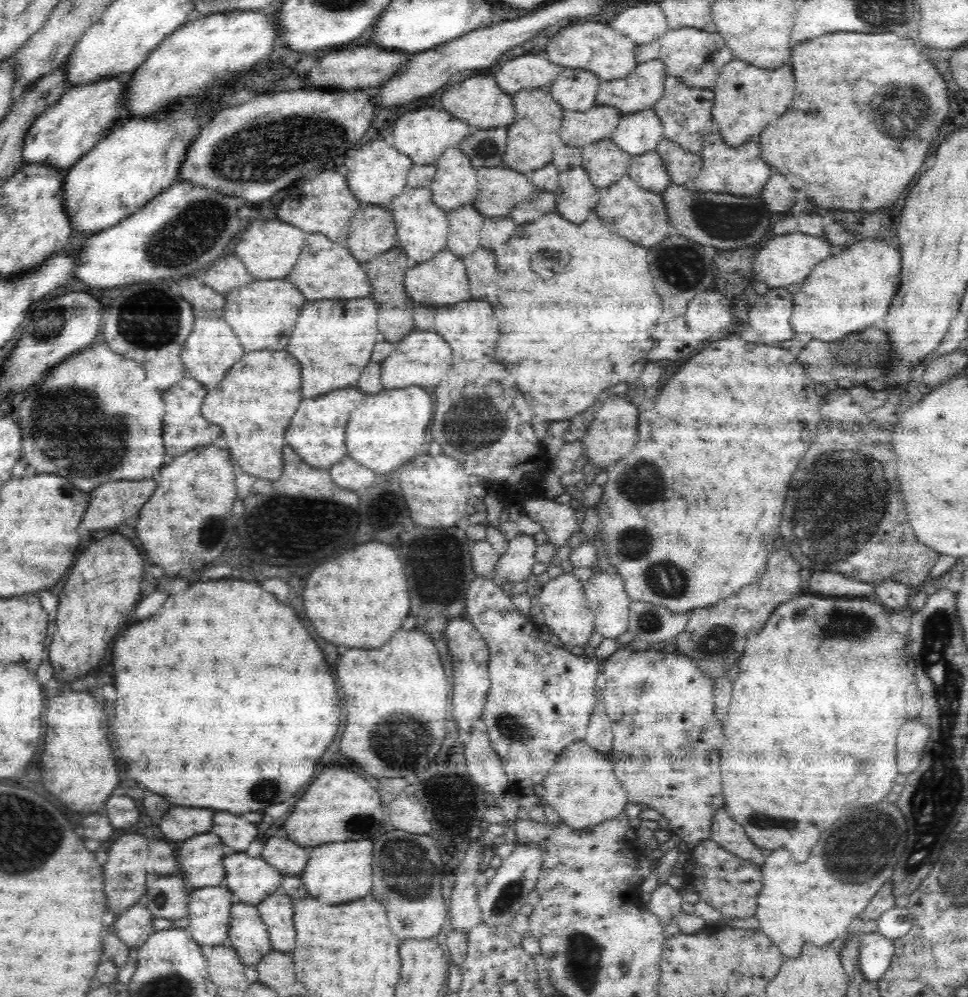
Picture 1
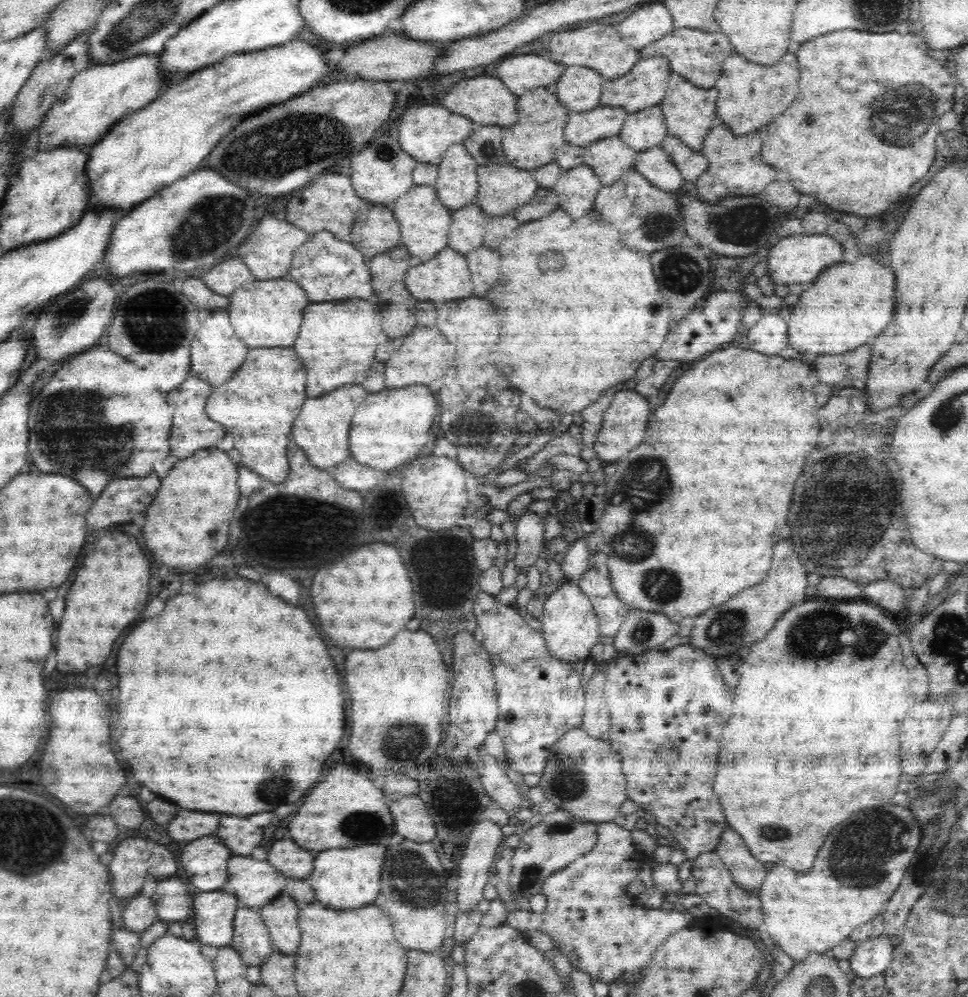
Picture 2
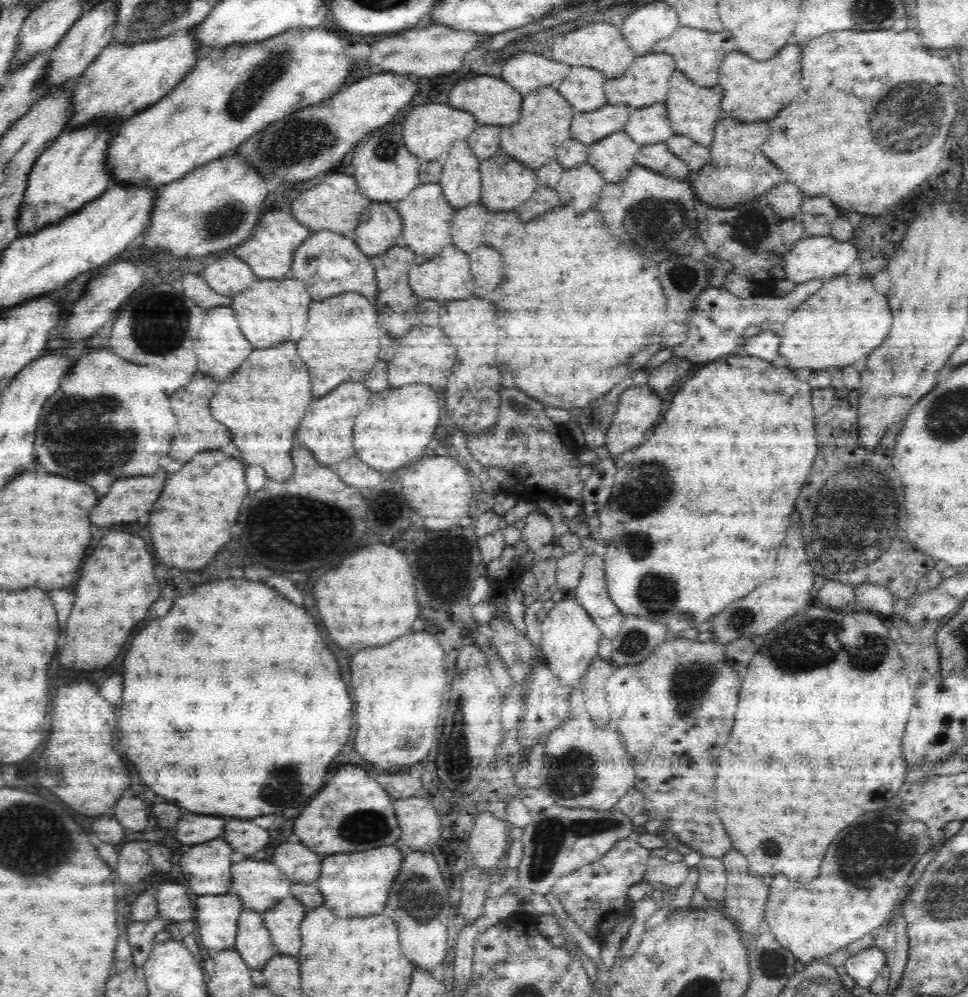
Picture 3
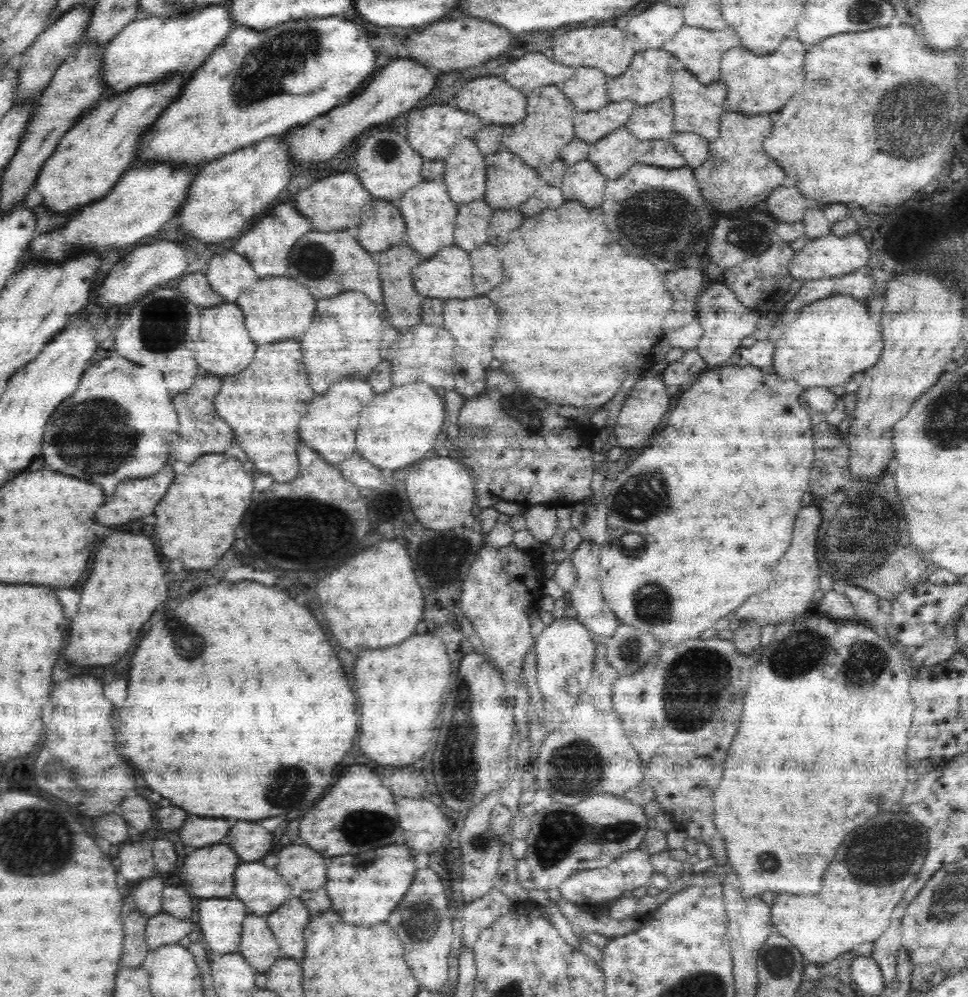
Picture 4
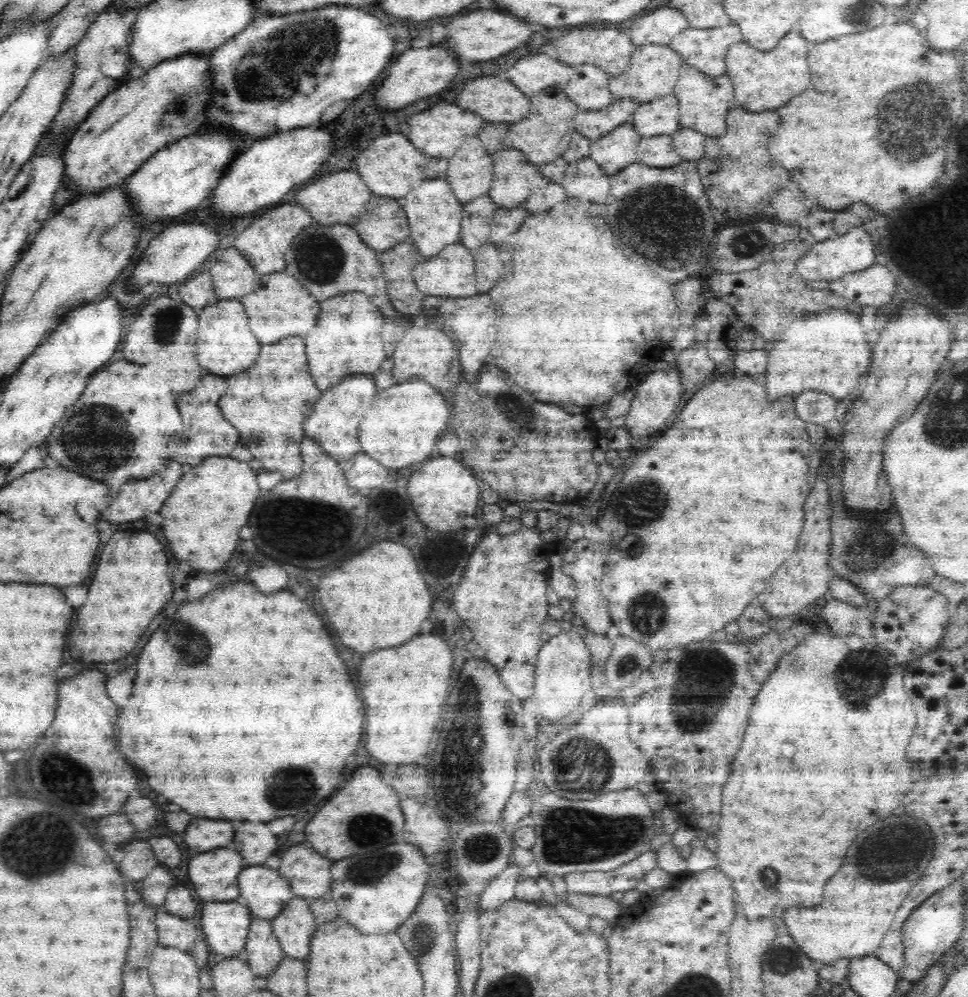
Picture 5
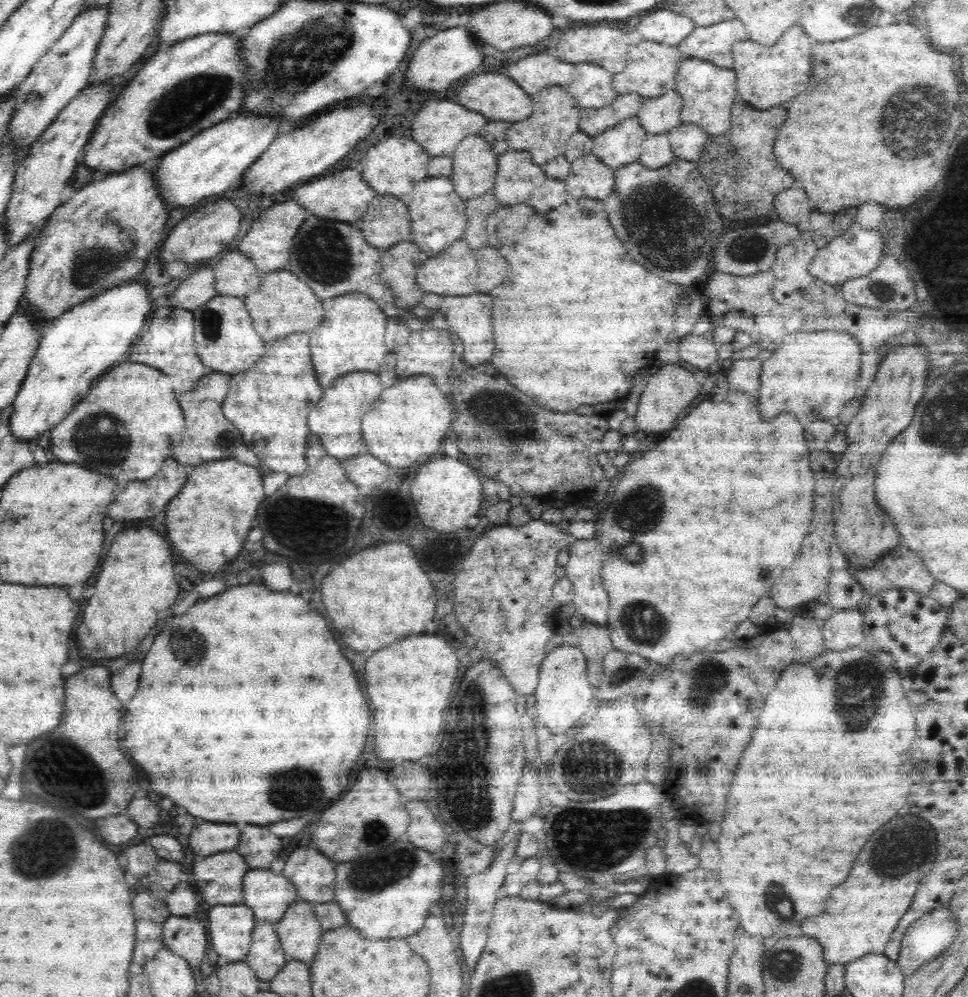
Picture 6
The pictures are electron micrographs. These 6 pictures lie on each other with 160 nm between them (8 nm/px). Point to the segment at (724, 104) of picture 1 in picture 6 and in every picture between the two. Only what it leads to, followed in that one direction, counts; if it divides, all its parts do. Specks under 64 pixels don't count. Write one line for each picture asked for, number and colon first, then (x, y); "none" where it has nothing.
2: (743, 87)
3: (750, 88)
4: (755, 84)
5: (762, 80)
6: (765, 77)

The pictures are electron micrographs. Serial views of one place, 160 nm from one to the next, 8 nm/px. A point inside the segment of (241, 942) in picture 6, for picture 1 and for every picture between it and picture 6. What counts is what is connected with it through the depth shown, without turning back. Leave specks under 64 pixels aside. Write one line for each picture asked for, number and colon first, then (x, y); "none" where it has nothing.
1: (209, 908)
2: (214, 912)
3: (218, 916)
4: (220, 920)
5: (225, 923)

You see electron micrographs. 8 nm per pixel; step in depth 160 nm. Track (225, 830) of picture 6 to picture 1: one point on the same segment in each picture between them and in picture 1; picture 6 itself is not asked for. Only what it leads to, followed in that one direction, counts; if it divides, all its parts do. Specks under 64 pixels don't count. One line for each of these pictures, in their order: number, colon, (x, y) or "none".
1: (181, 823)
2: (187, 825)
3: (192, 829)
4: (197, 832)
5: (205, 834)

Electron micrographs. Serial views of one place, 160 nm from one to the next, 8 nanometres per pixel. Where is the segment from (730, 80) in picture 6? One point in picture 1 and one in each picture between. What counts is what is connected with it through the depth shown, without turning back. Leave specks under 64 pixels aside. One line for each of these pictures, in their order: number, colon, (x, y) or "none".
1: (686, 113)
2: (688, 111)
3: (694, 111)
4: (698, 108)
5: (704, 101)

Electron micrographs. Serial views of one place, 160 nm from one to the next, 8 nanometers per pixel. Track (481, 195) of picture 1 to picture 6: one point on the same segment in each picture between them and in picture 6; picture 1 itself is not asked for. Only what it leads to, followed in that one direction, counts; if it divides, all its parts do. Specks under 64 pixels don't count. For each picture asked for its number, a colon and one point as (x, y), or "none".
2: (502, 188)
3: (505, 182)
4: (509, 181)
5: (515, 178)
6: (517, 176)

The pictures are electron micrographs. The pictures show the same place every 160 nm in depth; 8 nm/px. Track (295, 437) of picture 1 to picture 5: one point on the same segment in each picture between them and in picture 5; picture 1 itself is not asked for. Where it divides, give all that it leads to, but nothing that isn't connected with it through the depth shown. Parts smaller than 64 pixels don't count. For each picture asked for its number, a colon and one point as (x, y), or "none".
2: (322, 429)
3: (330, 440)
4: (330, 428)
5: (334, 422)

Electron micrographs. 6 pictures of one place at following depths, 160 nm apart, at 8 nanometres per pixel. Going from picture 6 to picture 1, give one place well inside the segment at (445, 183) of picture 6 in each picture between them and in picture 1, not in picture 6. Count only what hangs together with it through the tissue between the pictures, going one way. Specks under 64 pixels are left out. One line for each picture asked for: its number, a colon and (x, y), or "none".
1: (421, 226)
2: (424, 221)
3: (426, 215)
4: (429, 213)
5: (434, 213)

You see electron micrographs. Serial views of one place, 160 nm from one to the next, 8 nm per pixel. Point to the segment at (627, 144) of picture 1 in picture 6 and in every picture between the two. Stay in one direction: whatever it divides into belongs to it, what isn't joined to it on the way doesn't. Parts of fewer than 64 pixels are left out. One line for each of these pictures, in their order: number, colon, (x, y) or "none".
2: (646, 128)
3: (646, 125)
4: (652, 121)
5: (661, 116)
6: (659, 114)

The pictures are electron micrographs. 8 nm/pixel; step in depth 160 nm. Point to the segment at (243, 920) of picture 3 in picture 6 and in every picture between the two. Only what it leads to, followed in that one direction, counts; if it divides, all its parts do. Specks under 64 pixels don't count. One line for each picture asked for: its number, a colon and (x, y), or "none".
4: (258, 946)
5: (263, 949)
6: (266, 957)

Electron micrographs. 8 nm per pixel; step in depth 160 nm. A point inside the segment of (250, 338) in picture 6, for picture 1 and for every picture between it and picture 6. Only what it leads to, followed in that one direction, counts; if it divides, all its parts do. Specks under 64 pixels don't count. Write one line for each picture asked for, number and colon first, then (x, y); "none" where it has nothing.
1: (211, 350)
2: (218, 353)
3: (220, 346)
4: (224, 347)
5: (226, 346)

